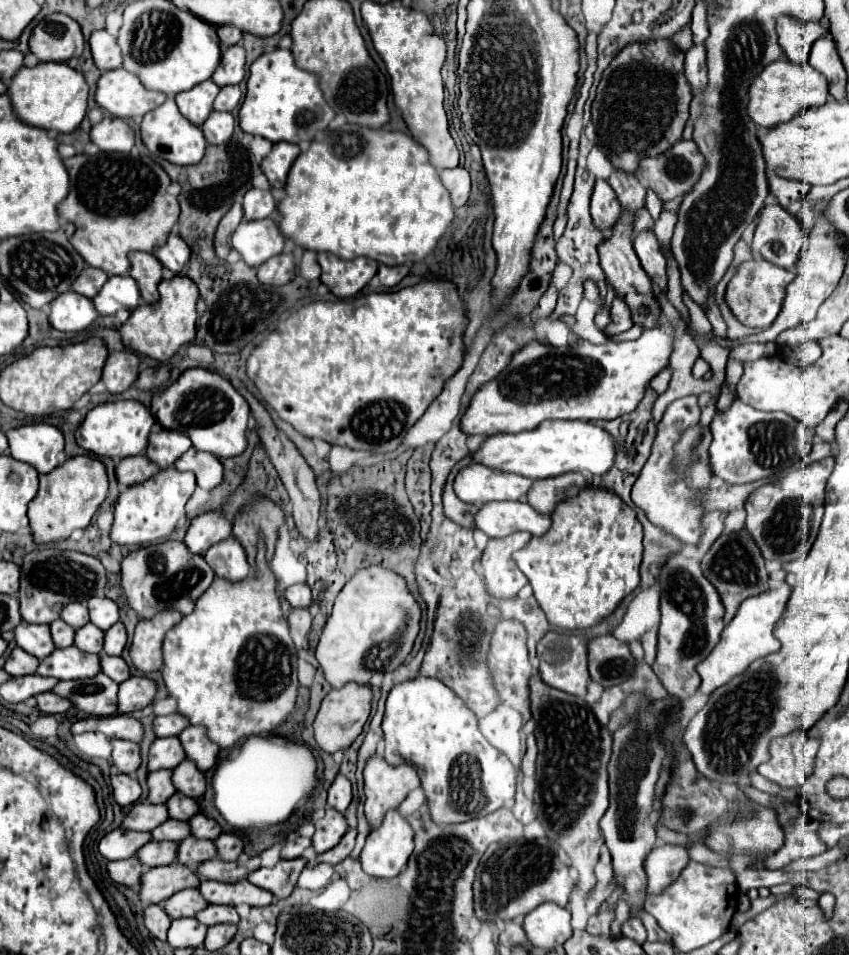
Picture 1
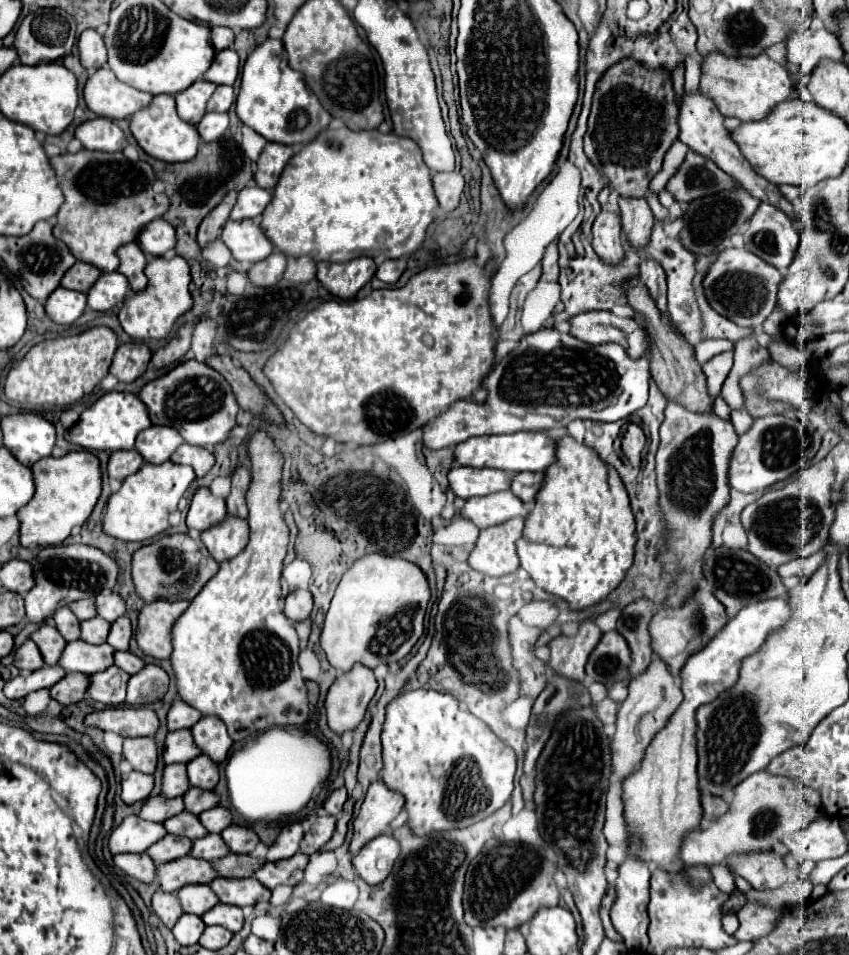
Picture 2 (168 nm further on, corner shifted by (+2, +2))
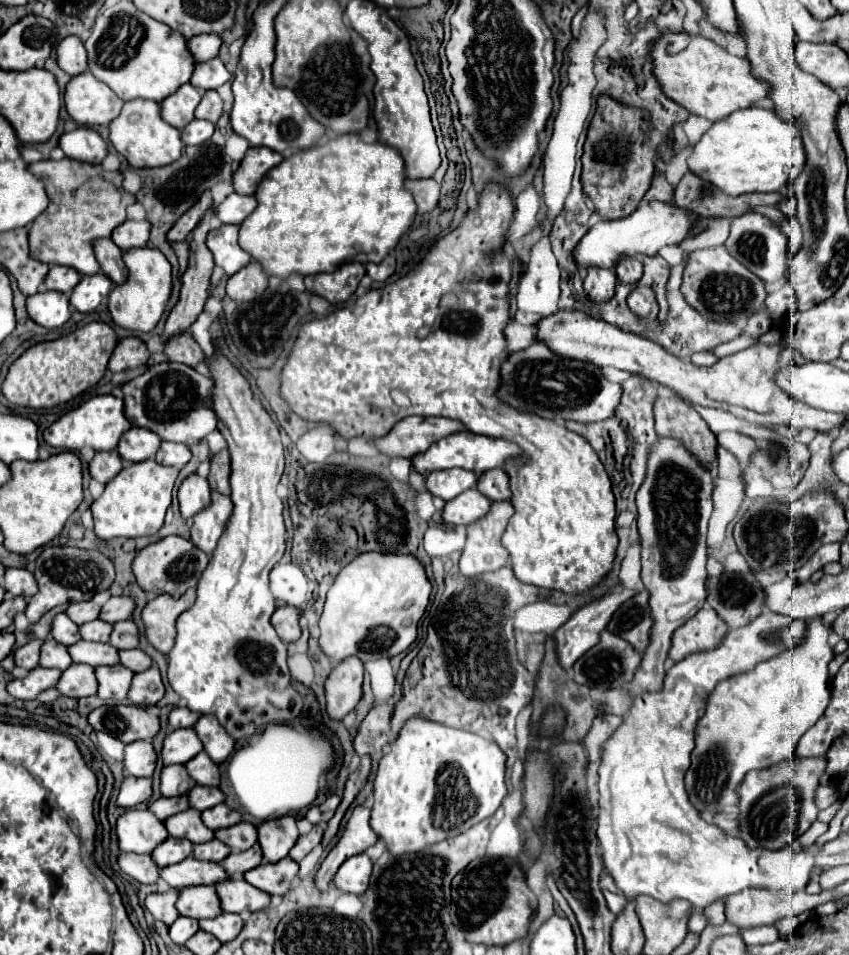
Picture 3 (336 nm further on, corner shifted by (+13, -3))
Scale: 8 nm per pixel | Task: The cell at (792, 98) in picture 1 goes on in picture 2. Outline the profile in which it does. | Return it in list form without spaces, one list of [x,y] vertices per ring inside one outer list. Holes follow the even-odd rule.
[[[708,53],[700,63],[700,91],[704,97],[712,97],[724,117],[736,117],[740,121],[764,119],[778,103],[786,101],[794,93],[792,73],[770,59],[766,53],[756,57],[720,57],[720,53]]]

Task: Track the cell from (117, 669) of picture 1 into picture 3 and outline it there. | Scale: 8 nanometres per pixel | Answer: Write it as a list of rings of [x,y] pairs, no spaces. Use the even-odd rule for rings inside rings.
[[[139,648],[121,650],[121,652],[119,652],[119,662],[121,662],[125,668],[133,670],[133,672],[143,672],[143,670],[151,668],[151,664],[153,664],[153,662],[149,660],[149,656],[147,656],[145,652],[141,652]]]

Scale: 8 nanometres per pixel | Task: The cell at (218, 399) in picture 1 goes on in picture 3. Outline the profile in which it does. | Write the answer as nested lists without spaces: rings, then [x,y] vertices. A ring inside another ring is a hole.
[[[179,362],[155,364],[123,386],[125,416],[133,426],[149,428],[161,440],[191,446],[217,428],[217,414],[211,404],[213,386],[213,378],[199,374],[191,366],[183,366]]]

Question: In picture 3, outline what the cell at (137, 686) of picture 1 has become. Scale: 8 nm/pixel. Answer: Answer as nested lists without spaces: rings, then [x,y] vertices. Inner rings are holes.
[[[151,666],[149,670],[133,676],[127,700],[137,706],[151,706],[163,698],[163,692],[165,692],[165,688],[163,688],[159,670],[157,670],[157,666]]]

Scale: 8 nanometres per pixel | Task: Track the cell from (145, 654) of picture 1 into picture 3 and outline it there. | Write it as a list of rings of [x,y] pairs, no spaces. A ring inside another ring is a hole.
[[[187,590],[181,598],[161,594],[145,604],[145,608],[141,612],[141,620],[145,626],[145,638],[163,656],[167,656],[173,646],[175,620],[193,602],[195,602],[195,590]]]

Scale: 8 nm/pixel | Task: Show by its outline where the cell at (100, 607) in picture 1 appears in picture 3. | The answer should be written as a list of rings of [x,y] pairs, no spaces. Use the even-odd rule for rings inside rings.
[[[113,596],[109,598],[103,608],[101,608],[101,614],[99,614],[99,620],[103,622],[109,622],[109,624],[115,624],[115,622],[121,622],[121,620],[127,620],[133,612],[133,600],[131,598],[125,598],[125,596]]]

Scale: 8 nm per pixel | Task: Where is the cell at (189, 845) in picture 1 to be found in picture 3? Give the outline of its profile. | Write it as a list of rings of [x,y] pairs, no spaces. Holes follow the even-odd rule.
[[[215,838],[209,840],[209,842],[203,842],[203,844],[197,844],[193,848],[193,856],[197,860],[209,860],[209,862],[221,862],[223,858],[227,858],[229,854],[229,846],[225,846],[223,842],[217,842]]]

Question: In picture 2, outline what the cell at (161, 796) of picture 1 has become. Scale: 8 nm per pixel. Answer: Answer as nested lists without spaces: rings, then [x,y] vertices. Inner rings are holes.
[[[184,763],[166,765],[164,779],[162,779],[162,795],[164,797],[180,797],[188,791],[188,787],[190,787],[190,781],[186,775],[186,765]]]

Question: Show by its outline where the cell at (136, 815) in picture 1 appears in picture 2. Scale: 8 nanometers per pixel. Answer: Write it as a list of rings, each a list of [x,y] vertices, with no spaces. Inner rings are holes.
[[[148,797],[144,801],[144,807],[142,811],[138,813],[142,819],[148,819],[148,821],[156,821],[156,823],[162,823],[178,813],[184,811],[184,801],[182,797],[174,797],[174,799],[168,799],[168,797]]]

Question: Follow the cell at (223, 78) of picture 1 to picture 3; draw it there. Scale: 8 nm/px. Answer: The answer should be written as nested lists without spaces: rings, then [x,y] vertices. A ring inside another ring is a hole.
[[[213,58],[207,62],[199,62],[195,66],[195,72],[191,76],[191,84],[199,90],[215,90],[219,86],[223,86],[227,80],[231,80],[229,70],[225,68],[225,64],[221,62],[221,58]]]

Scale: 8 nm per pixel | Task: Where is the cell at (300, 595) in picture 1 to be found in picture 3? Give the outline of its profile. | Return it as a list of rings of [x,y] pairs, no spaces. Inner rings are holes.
[[[279,606],[273,616],[271,616],[271,624],[277,630],[277,634],[285,640],[285,642],[295,642],[301,636],[301,626],[299,626],[299,608],[295,606]]]

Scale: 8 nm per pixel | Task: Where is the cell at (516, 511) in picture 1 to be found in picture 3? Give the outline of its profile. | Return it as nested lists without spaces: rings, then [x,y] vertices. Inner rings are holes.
[[[467,490],[465,494],[459,494],[457,498],[449,500],[443,510],[443,520],[447,524],[461,524],[469,526],[483,518],[491,508],[491,500],[481,494],[479,490]]]

